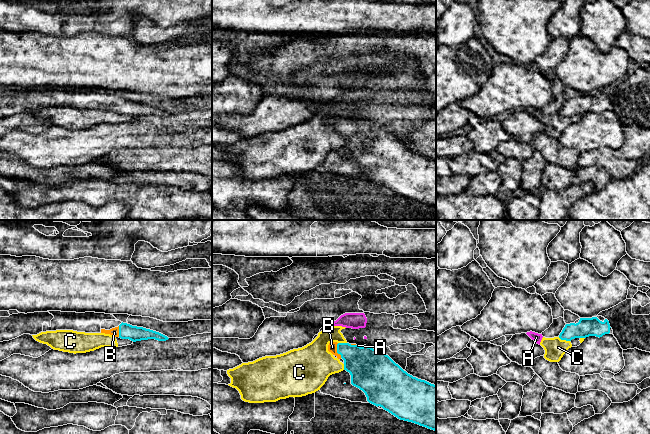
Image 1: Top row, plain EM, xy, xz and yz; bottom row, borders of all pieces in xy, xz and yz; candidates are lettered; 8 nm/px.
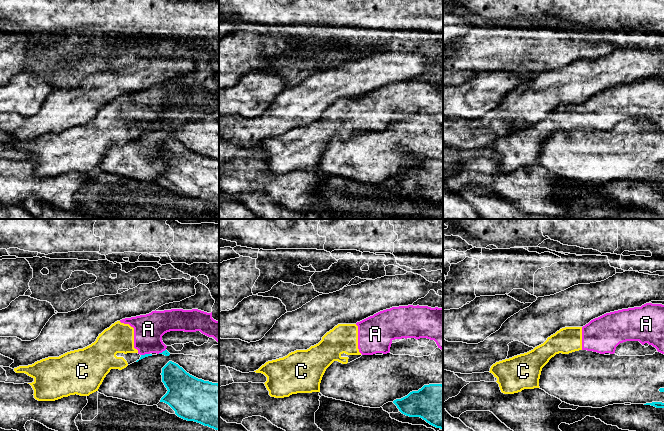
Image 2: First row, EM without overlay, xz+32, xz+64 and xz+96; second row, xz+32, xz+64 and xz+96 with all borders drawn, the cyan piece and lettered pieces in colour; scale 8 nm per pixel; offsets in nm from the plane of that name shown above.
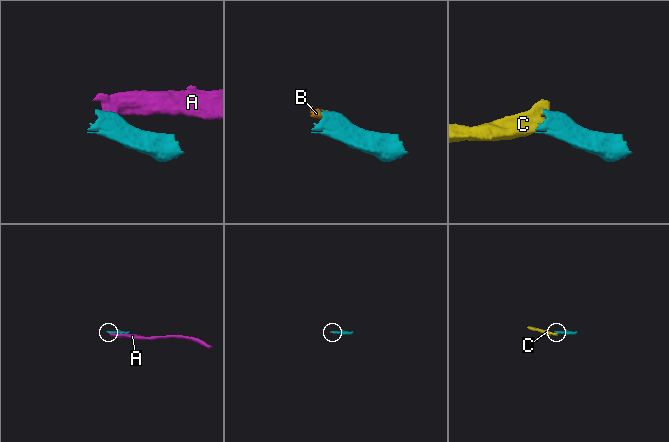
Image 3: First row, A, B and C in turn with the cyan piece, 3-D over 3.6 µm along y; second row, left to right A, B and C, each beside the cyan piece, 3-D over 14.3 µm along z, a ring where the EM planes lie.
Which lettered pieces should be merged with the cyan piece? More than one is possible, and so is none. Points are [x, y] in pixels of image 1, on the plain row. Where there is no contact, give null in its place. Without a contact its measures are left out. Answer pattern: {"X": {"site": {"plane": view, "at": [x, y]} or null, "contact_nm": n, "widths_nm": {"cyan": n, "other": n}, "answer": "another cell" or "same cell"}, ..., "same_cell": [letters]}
{"A": {"site": {"plane": "xz", "at": [361, 123]}, "contact_nm": 70, "widths_nm": {"cyan": 360, "other": 20}, "answer": "another cell"}, "B": {"site": {"plane": "xz", "at": [337, 126]}, "contact_nm": 120, "widths_nm": {"cyan": 280, "other": 80}, "answer": "same cell"}, "C": {"site": {"plane": "yz", "at": [564, 115]}, "contact_nm": 100, "widths_nm": {"cyan": 150, "other": 170}, "answer": "another cell"}, "same_cell": ["B"]}

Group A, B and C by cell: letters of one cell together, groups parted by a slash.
A C / B

